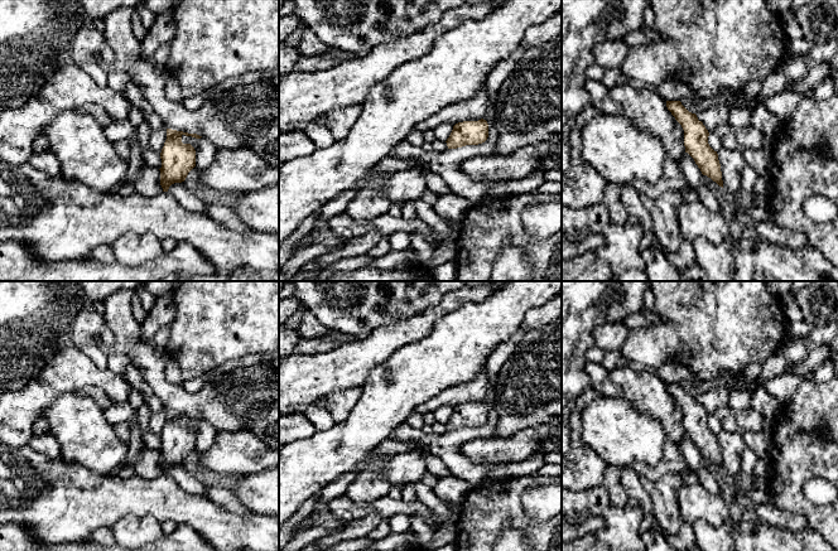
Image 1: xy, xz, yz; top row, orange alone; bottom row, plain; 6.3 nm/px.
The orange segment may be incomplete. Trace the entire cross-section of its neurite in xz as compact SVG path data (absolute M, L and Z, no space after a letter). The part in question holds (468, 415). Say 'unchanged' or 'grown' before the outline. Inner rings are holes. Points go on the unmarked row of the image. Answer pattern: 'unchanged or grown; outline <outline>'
unchanged; outline M481 401L478 403L463 403L453 409L447 421L448 431L457 431L466 427L478 427L488 420L488 406Z

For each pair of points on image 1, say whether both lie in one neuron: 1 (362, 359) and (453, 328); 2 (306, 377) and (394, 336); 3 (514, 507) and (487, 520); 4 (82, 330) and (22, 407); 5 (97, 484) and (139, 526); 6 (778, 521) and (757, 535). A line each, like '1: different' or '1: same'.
1: different
2: same
3: same
4: different
5: different
6: different

